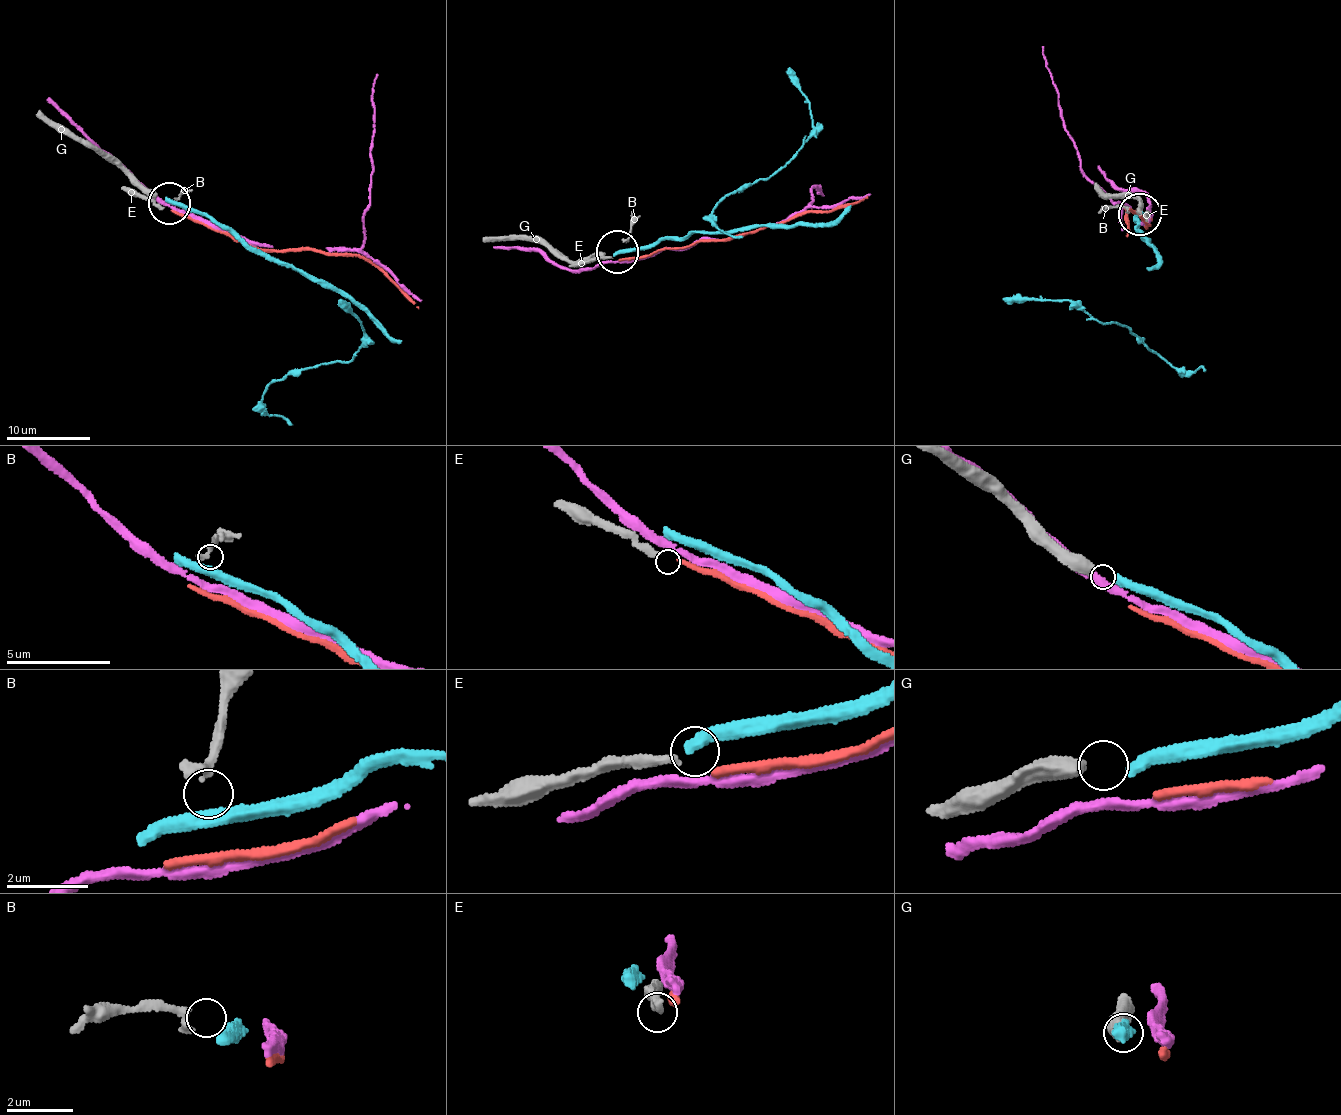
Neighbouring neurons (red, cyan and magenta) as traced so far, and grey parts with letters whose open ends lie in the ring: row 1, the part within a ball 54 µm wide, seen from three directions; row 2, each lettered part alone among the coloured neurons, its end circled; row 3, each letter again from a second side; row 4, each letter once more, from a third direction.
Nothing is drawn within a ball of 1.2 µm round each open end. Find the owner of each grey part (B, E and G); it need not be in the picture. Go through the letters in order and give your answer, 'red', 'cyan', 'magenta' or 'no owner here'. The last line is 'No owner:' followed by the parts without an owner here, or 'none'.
B: no owner here
E: no owner here
G: cyan
No owner: B, E

